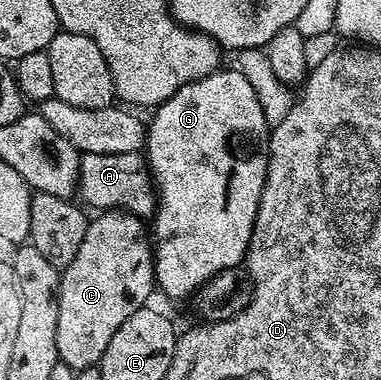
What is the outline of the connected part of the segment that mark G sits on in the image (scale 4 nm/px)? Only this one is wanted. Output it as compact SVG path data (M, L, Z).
M218 70L209 76L199 78L187 86L179 86L171 98L167 98L163 103L158 104L152 113L153 121L150 119L147 124L147 135L145 137L144 155L151 173L152 183L155 185L155 215L151 220L151 240L155 259L153 261L153 274L156 283L173 300L181 300L192 297L197 289L209 281L212 276L219 274L228 268L238 267L244 261L245 251L249 249L251 234L255 226L255 218L259 210L259 200L263 194L263 186L267 178L267 166L269 165L269 134L271 125L260 106L259 97L255 94L255 89L251 82L238 70L224 72Z

